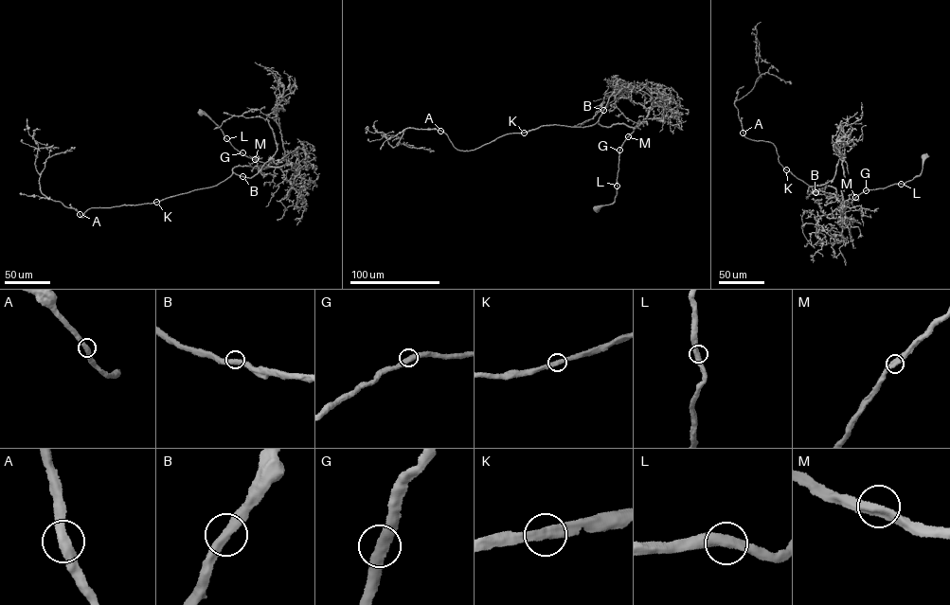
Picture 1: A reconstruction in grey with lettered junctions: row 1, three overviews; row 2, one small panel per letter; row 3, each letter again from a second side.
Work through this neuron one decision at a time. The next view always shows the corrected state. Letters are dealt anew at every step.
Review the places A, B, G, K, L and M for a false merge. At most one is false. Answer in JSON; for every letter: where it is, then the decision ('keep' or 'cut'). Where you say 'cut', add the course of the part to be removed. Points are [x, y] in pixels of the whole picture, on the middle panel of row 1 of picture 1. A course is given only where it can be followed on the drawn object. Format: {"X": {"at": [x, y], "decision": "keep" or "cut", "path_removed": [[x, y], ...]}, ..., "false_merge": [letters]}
{"A": {"at": [440, 131], "decision": "keep"}, "B": {"at": [603, 110], "decision": "keep"}, "G": {"at": [619, 150], "decision": "keep"}, "K": {"at": [524, 133], "decision": "keep"}, "L": {"at": [617, 186], "decision": "keep"}, "M": {"at": [628, 136], "decision": "keep"}, "false_merge": []}

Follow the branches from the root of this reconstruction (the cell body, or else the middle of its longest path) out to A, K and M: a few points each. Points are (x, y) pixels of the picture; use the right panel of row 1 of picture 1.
A: (924, 156), (920, 175), (866, 190), (846, 206), (833, 187), (815, 190), (784, 169), (772, 143), (743, 133)
K: (924, 156), (920, 175), (904, 184), (866, 190), (846, 206), (833, 187), (827, 186), (815, 190), (786, 169)
M: (924, 156), (920, 175), (904, 184), (866, 190), (855, 197)

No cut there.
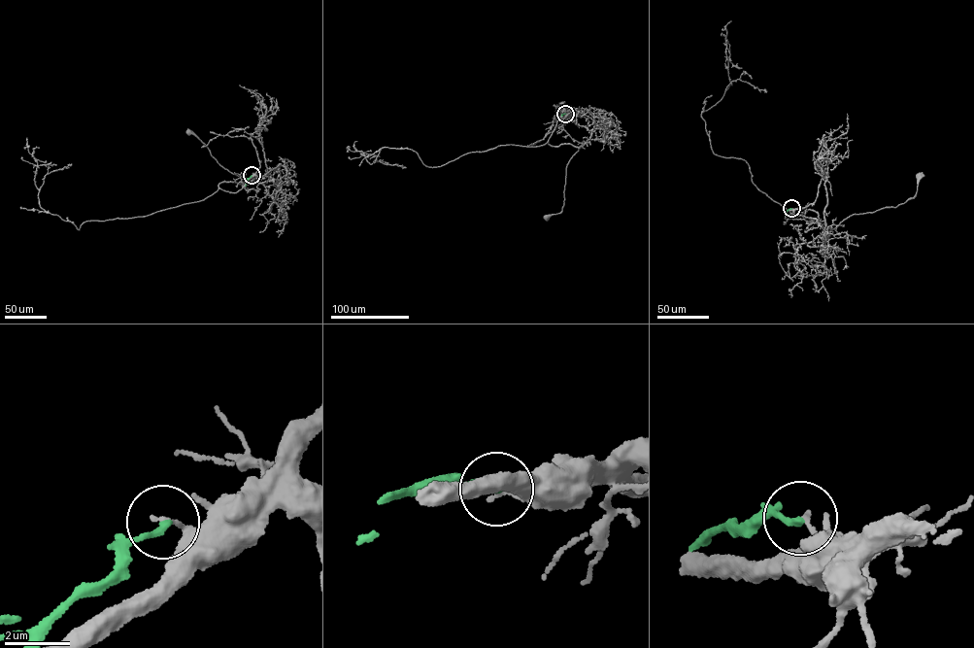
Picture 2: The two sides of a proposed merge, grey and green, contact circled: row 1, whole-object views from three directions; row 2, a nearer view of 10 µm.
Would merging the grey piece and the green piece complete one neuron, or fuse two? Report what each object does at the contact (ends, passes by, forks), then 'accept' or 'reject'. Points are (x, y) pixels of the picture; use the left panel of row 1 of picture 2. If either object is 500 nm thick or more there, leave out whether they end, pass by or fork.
grey ends; green ends; reject

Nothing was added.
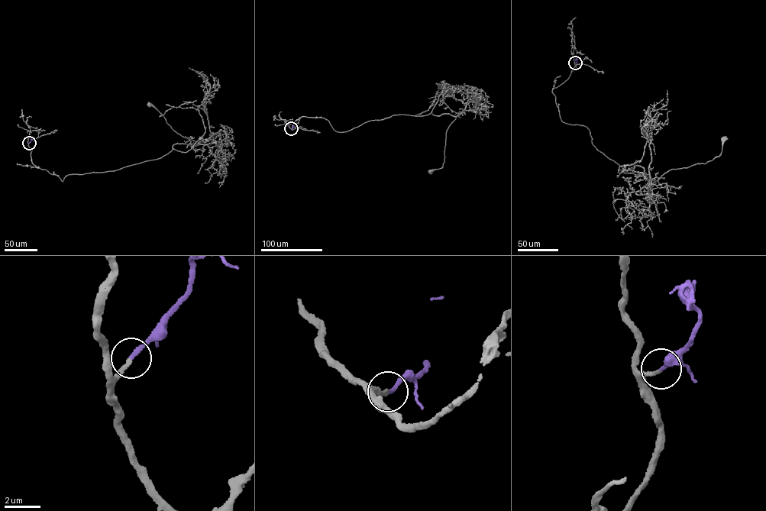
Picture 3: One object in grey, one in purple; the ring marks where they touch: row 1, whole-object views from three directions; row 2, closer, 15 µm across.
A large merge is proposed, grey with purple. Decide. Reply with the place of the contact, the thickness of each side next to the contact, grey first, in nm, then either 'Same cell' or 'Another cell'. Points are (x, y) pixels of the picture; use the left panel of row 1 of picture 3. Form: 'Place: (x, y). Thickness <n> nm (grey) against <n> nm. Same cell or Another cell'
Place: (29, 143). Thickness 200 nm (grey) against 200 nm. Same cell

